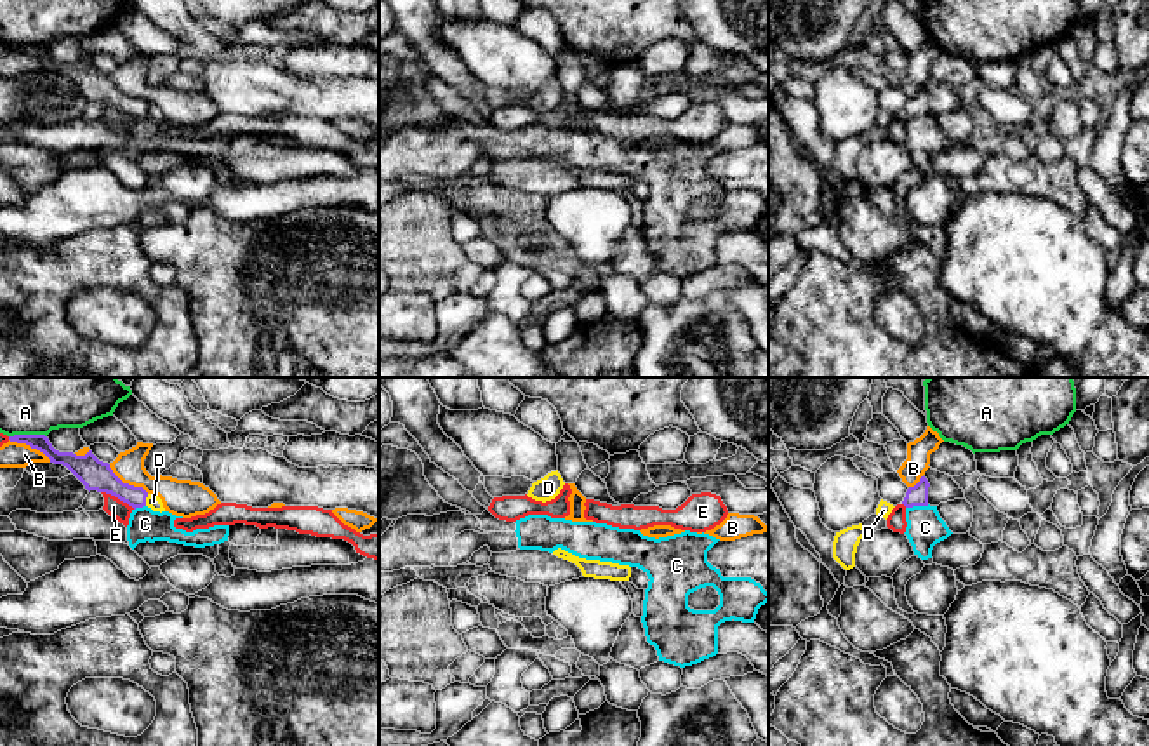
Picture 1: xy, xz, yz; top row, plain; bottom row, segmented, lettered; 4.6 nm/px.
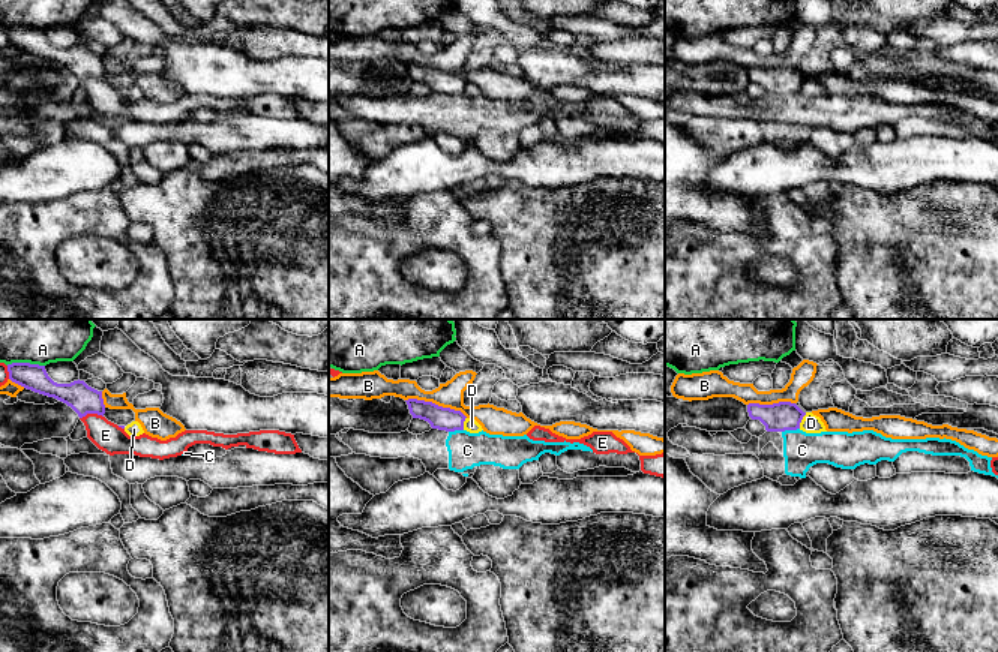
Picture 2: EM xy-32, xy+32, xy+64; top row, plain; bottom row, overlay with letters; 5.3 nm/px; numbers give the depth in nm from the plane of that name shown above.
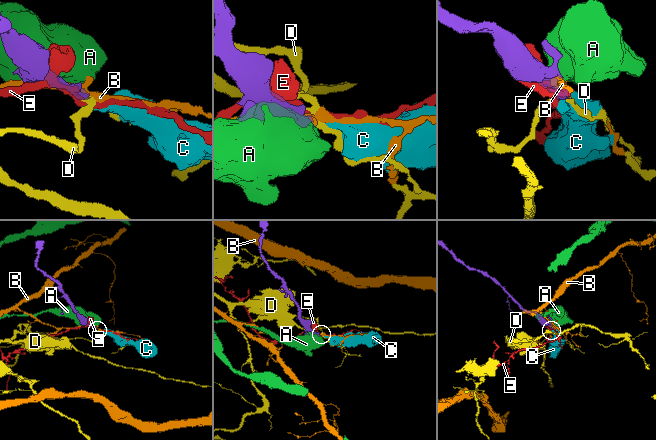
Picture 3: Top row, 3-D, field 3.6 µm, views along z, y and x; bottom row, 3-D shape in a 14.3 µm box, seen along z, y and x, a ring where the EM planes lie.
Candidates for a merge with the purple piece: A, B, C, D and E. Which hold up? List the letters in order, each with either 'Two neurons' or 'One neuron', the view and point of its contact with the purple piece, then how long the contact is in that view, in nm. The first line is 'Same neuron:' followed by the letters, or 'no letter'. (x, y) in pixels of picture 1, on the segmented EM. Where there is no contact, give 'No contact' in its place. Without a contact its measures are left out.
Same neuron: no letter
A: Two neurons. Touches purple at xy (26, 435). Shared border 180 nm
B: Two neurons. Touches purple at xy (30, 446). Shared border 220 nm
C: Two neurons. Touches purple at yz (916, 505). Shared border 110 nm
D: Two neurons. Touches purple at xy (145, 499). Shared border 60 nm
E: Two neurons. Touches purple at xy (119, 498). Shared border 180 nm

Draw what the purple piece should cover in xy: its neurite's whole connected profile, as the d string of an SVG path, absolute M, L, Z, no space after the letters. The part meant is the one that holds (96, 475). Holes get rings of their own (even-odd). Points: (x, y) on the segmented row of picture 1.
M14 435L9 436L9 440L26 443L31 449L43 452L50 459L50 463L66 466L85 485L89 492L97 490L111 494L134 510L146 506L148 492L143 487L123 483L113 473L110 464L99 461L92 454L92 450L89 450L85 456L59 452L52 447L45 435Z

